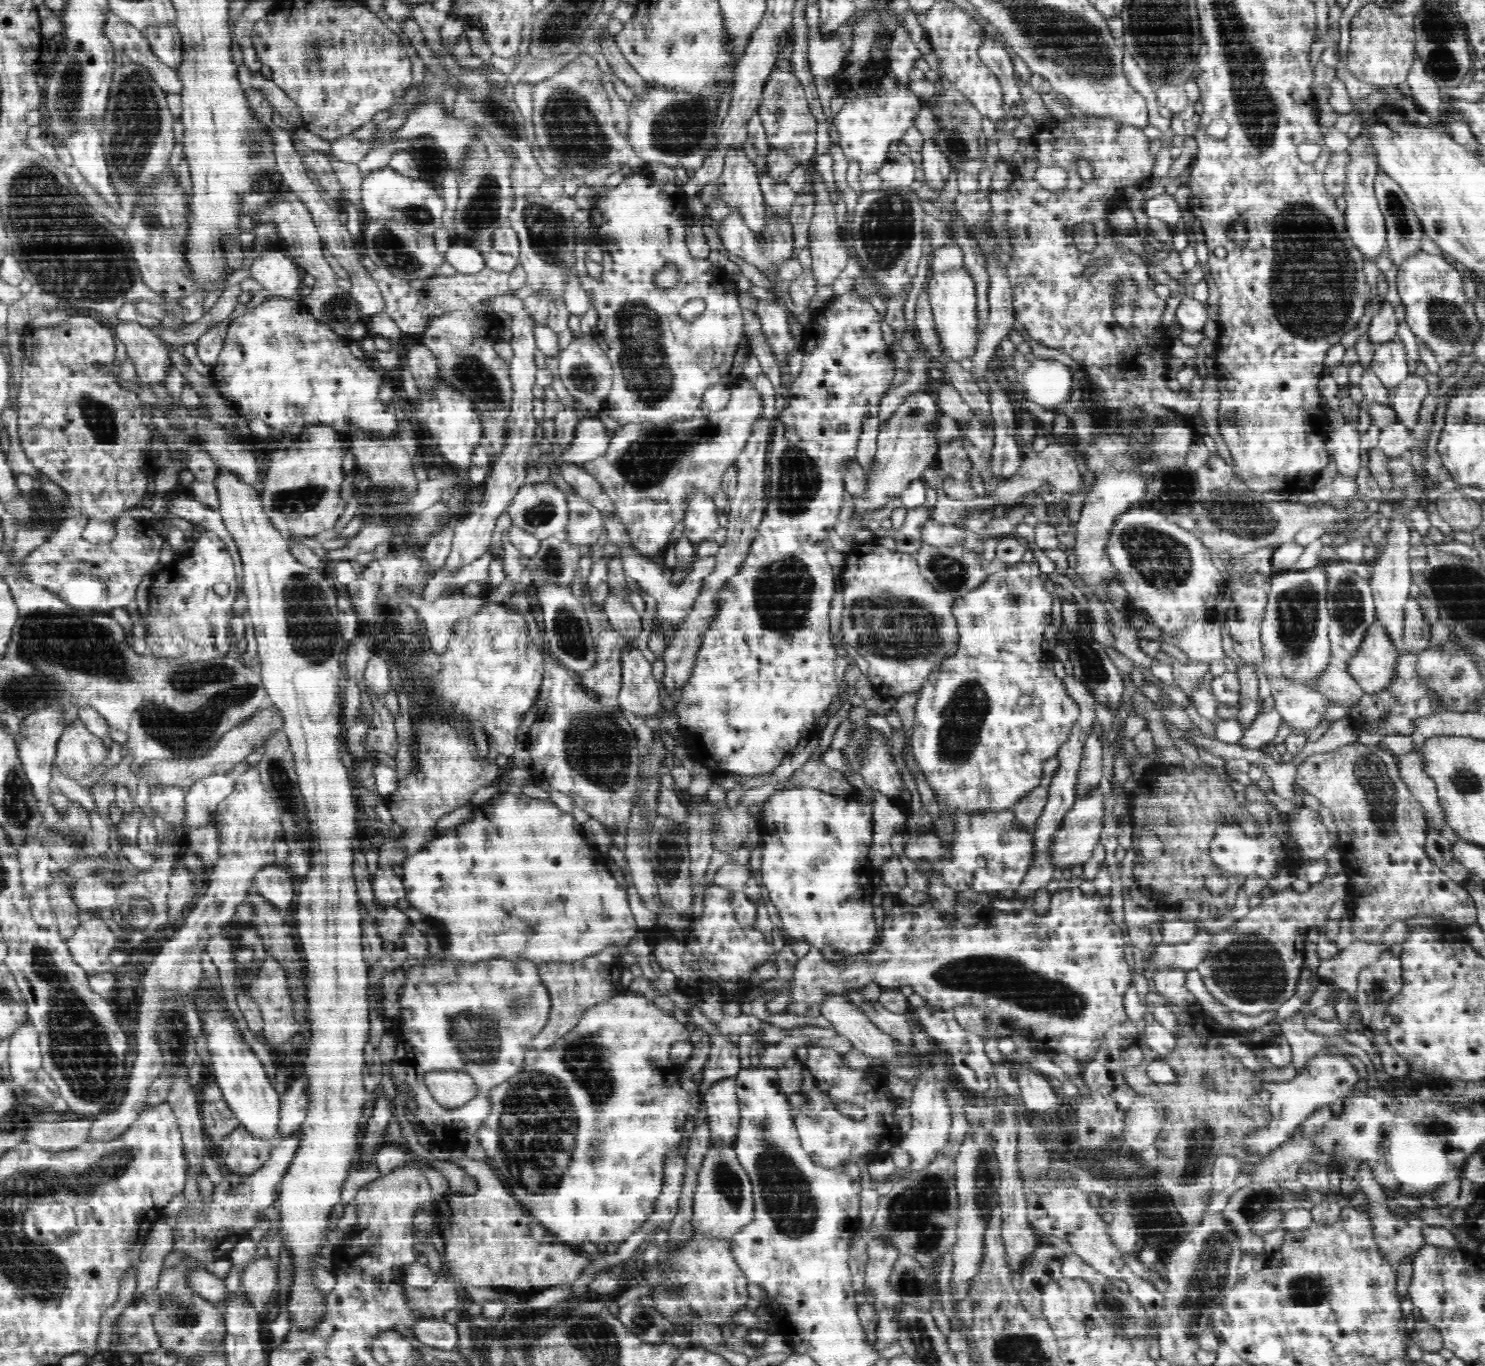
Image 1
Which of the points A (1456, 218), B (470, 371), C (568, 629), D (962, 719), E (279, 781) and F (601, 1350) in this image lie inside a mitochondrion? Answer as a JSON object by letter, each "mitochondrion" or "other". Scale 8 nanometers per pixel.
{"A":"other","B":"mitochondrion","C":"mitochondrion","D":"mitochondrion","E":"mitochondrion","F":"mitochondrion"}

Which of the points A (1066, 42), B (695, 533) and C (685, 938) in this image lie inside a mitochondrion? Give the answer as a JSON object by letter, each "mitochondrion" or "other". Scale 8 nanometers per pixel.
{"A":"mitochondrion","B":"other","C":"other"}

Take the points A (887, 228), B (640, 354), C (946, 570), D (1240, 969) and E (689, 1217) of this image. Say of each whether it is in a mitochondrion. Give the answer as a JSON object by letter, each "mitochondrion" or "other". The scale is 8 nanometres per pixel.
{"A":"mitochondrion","B":"mitochondrion","C":"mitochondrion","D":"mitochondrion","E":"other"}

